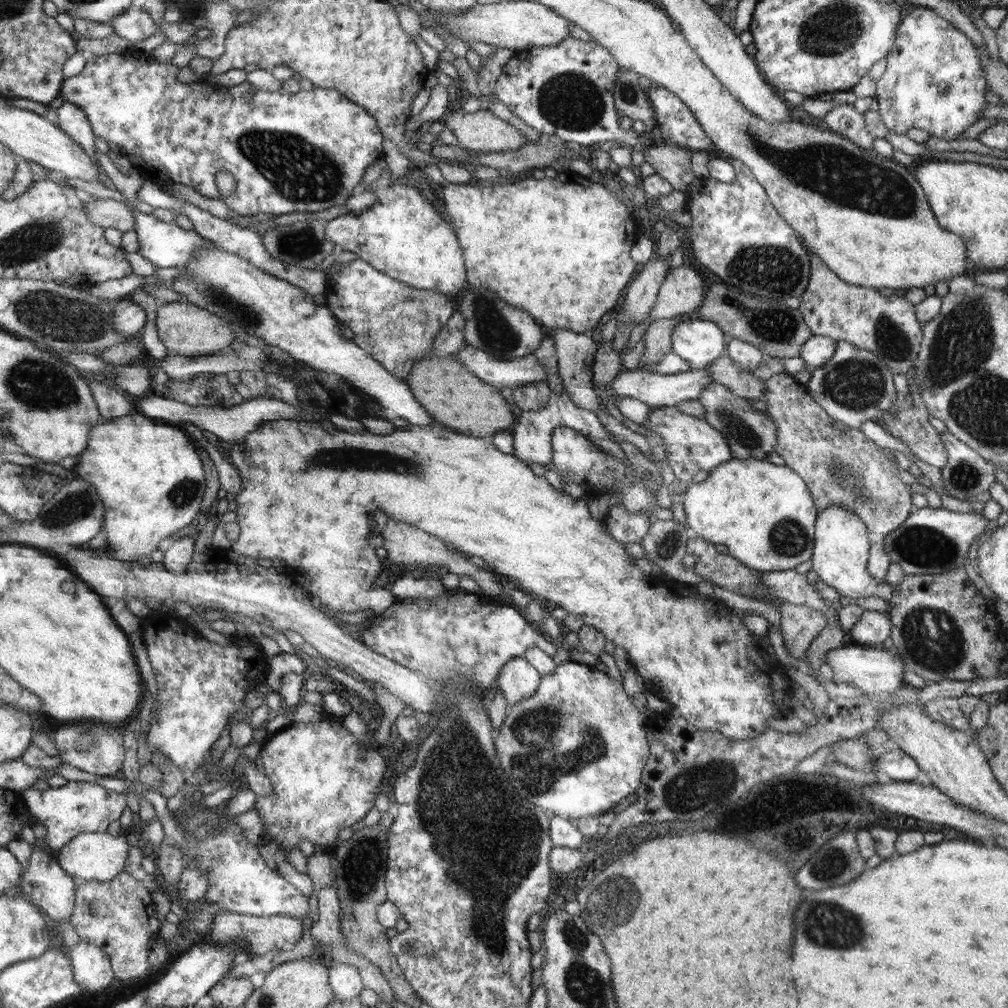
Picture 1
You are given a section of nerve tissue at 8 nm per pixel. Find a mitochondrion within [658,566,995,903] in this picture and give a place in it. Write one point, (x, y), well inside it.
(931, 639)

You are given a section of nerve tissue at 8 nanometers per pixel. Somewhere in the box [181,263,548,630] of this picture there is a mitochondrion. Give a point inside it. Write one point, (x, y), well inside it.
(321, 459)

